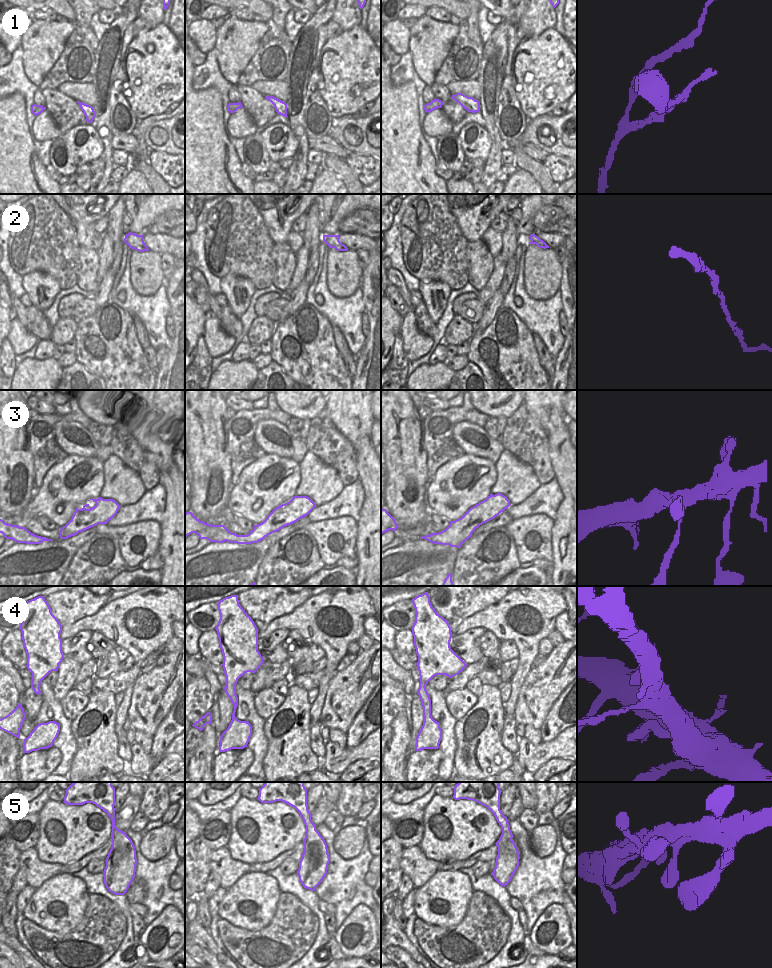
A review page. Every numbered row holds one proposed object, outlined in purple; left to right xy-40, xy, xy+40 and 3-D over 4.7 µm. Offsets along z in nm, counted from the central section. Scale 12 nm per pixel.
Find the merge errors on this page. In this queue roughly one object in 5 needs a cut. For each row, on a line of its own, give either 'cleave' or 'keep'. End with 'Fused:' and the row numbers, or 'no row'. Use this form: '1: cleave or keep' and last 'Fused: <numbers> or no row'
1: keep
2: keep
3: keep
4: keep
5: keep
Fused: no row

